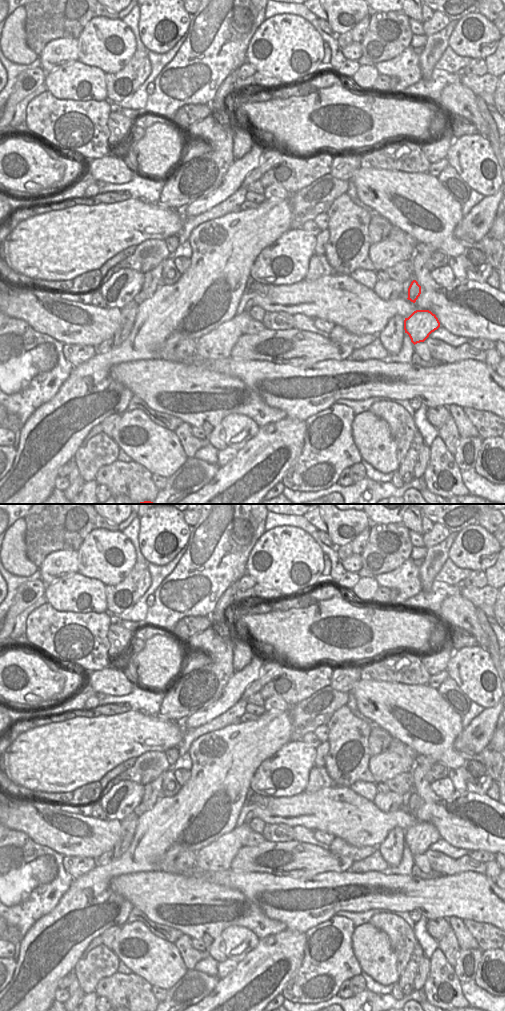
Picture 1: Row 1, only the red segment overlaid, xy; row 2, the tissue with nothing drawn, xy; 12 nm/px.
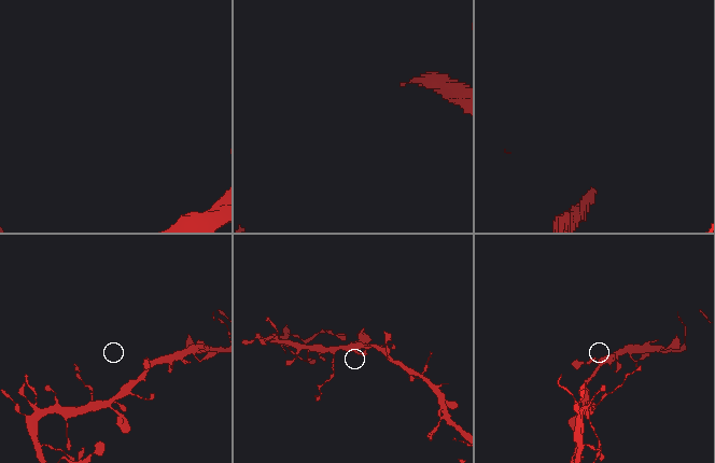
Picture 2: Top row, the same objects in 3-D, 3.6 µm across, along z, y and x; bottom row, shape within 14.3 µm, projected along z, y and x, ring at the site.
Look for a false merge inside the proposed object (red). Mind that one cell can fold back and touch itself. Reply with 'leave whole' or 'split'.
leave whole

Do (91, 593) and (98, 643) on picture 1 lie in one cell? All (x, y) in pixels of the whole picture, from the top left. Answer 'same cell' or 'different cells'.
different cells

